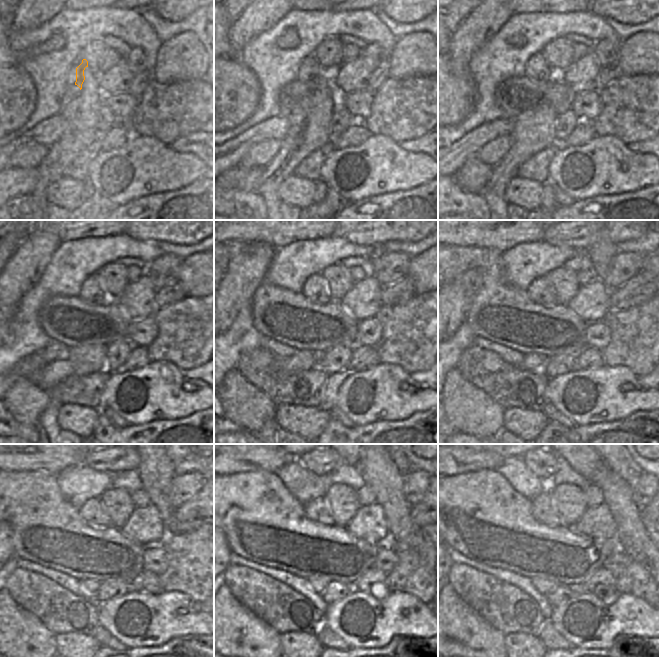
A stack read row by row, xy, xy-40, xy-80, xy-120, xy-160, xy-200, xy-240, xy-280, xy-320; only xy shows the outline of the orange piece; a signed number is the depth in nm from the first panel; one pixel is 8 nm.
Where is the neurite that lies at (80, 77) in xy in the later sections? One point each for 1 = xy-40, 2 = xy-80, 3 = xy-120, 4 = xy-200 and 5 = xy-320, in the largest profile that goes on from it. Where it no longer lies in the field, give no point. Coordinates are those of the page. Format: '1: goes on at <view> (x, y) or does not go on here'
1: goes on at xy-40 (310, 71)
2: goes on at xy-80 (537, 69)
3: goes on at xy-120 (91, 291)
4: goes on at xy-200 (540, 290)
5: goes on at xy-320 (543, 510)

